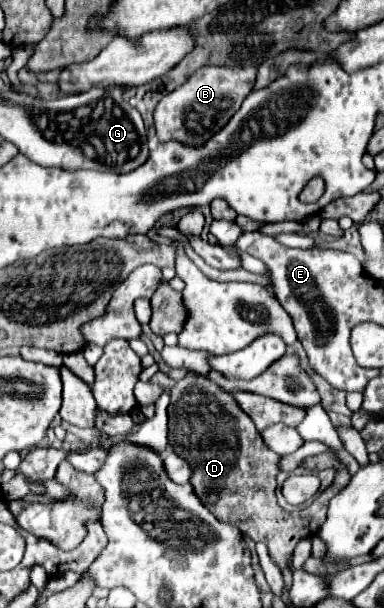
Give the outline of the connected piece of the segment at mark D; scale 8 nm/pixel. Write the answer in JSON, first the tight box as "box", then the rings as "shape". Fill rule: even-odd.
{"box":[168,371,350,591],"shape":[[[192,371],[170,389],[170,397],[168,441],[174,451],[192,465],[194,475],[190,483],[194,485],[194,493],[218,521],[238,525],[252,541],[266,543],[272,561],[282,571],[284,589],[288,591],[292,585],[292,551],[300,539],[312,537],[326,519],[328,501],[350,481],[346,467],[340,465],[332,451],[308,457],[304,461],[306,469],[336,467],[338,475],[326,493],[318,497],[318,513],[286,513],[280,509],[274,495],[274,477],[278,475],[280,457],[264,445],[262,437],[258,437],[258,429],[238,407],[234,397]]]}

